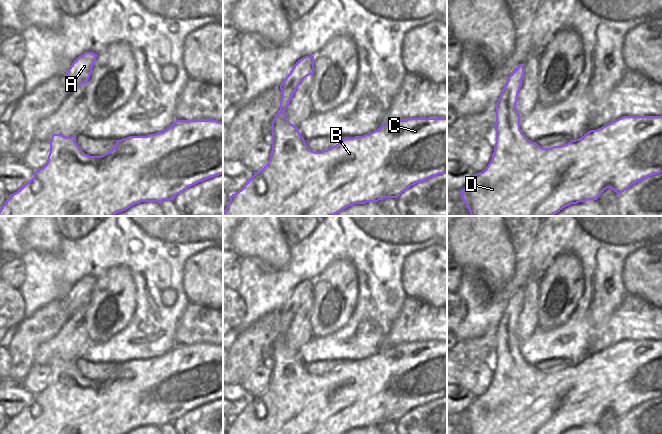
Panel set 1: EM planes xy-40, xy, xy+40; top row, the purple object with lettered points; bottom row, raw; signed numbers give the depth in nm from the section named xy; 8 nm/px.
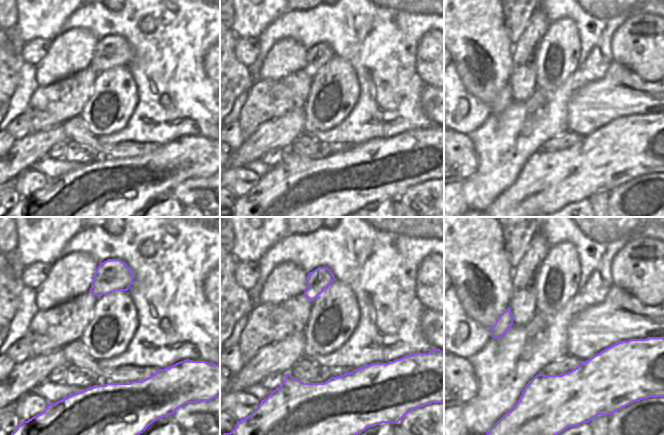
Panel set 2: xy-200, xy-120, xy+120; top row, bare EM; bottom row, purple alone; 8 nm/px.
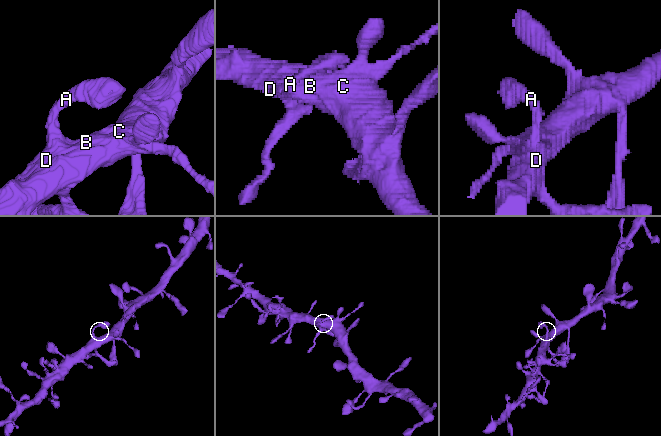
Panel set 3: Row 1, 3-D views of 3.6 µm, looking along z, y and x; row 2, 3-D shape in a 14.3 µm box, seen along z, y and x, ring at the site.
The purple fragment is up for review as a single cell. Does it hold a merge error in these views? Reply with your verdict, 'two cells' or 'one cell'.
one cell

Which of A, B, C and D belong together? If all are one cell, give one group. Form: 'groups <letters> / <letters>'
groups A B C D

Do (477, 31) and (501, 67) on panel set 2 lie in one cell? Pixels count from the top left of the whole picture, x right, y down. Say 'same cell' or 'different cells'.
same cell

